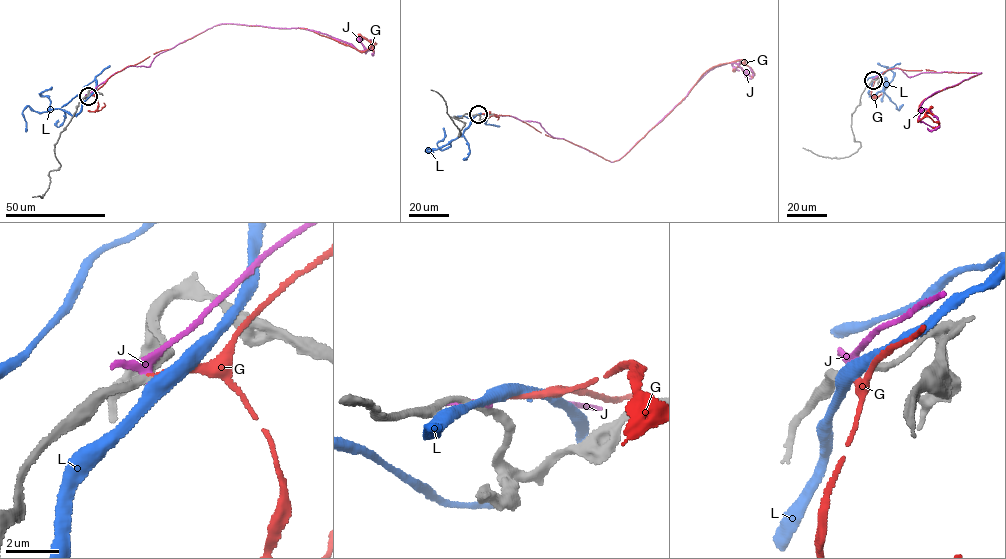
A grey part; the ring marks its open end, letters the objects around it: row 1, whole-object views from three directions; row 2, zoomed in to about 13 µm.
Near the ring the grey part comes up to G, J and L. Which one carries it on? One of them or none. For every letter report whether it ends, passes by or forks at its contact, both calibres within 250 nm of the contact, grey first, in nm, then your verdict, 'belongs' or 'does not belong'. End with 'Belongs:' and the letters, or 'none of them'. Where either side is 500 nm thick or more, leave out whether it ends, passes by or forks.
G: it ends | 240/150 nm | belongs
J: it passes by | 240/240 nm | does not belong
L: it passes by | 240/440 nm | does not belong
Belongs: G

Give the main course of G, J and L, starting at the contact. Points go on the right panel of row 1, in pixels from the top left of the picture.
G: (873, 80), (896, 68), (982, 73), (923, 100), (917, 121), (929, 117), (939, 123), (932, 127)
J: (873, 80), (896, 68), (908, 77), (981, 73), (927, 97), (920, 120), (939, 127), (927, 128)
L: (873, 80), (868, 93), (872, 96), (885, 88), (886, 77), (881, 101)

